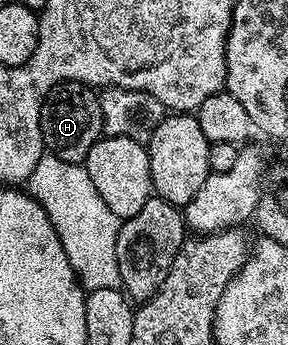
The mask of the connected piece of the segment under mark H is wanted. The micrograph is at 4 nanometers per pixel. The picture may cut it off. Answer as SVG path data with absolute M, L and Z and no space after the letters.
M63 81L60 85L54 85L43 101L39 130L46 152L57 159L65 159L65 163L84 164L90 148L104 136L99 93L79 81Z

